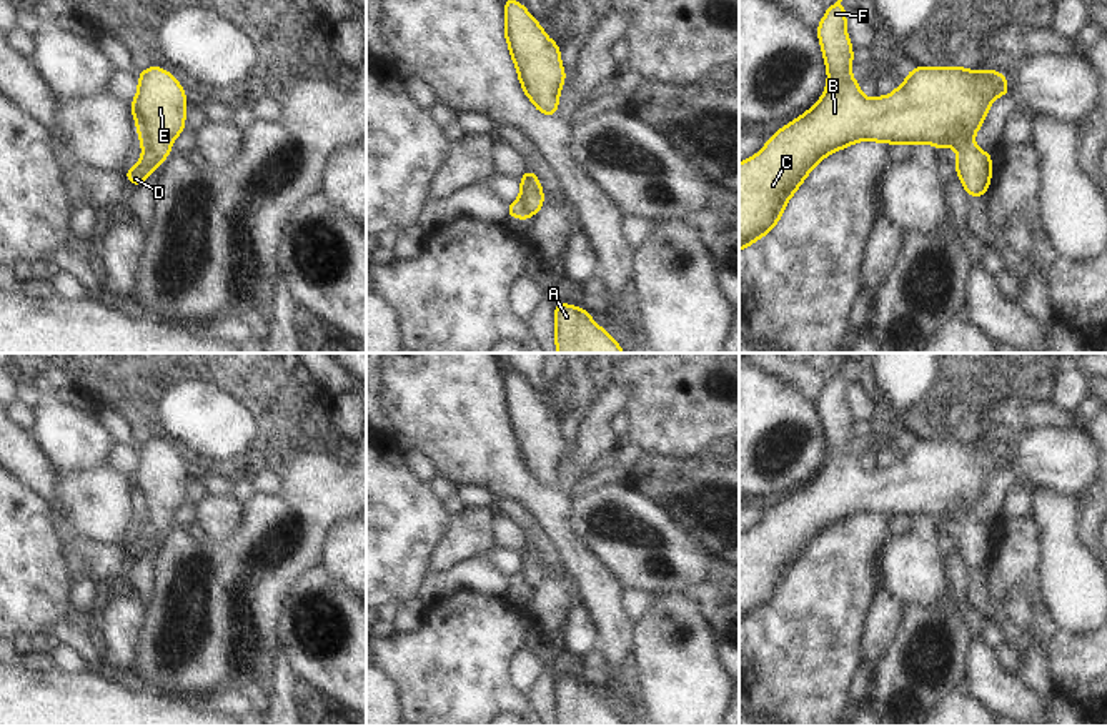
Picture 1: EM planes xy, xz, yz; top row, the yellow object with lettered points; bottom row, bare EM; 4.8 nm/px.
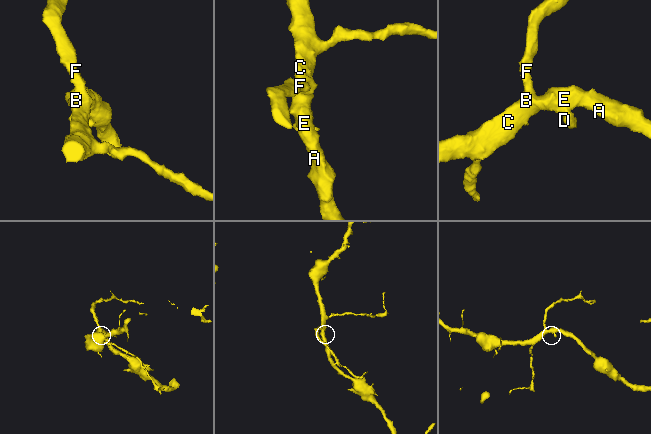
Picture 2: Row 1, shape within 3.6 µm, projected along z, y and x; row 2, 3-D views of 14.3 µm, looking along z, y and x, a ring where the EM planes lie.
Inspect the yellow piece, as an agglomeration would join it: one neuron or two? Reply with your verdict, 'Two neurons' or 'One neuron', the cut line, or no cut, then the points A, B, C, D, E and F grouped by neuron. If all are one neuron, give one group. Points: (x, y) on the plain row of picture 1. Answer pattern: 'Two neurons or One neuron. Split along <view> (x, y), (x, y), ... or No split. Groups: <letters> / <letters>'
Two neurons. Split along xy (140, 512), (158, 535). Groups: A B C E F / D

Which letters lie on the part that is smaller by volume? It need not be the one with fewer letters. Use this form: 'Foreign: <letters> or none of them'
Foreign: D

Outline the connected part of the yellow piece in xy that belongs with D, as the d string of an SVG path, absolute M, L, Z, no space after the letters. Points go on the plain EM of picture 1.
M141 513L140 518L143 521L141 533L135 540L130 540L125 546L125 551L132 556L132 559L141 558L151 543L160 541L158 535L148 526Z

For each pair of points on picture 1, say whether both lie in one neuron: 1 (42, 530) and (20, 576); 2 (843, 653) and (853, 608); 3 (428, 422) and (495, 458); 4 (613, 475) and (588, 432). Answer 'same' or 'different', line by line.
1: same
2: same
3: same
4: different

